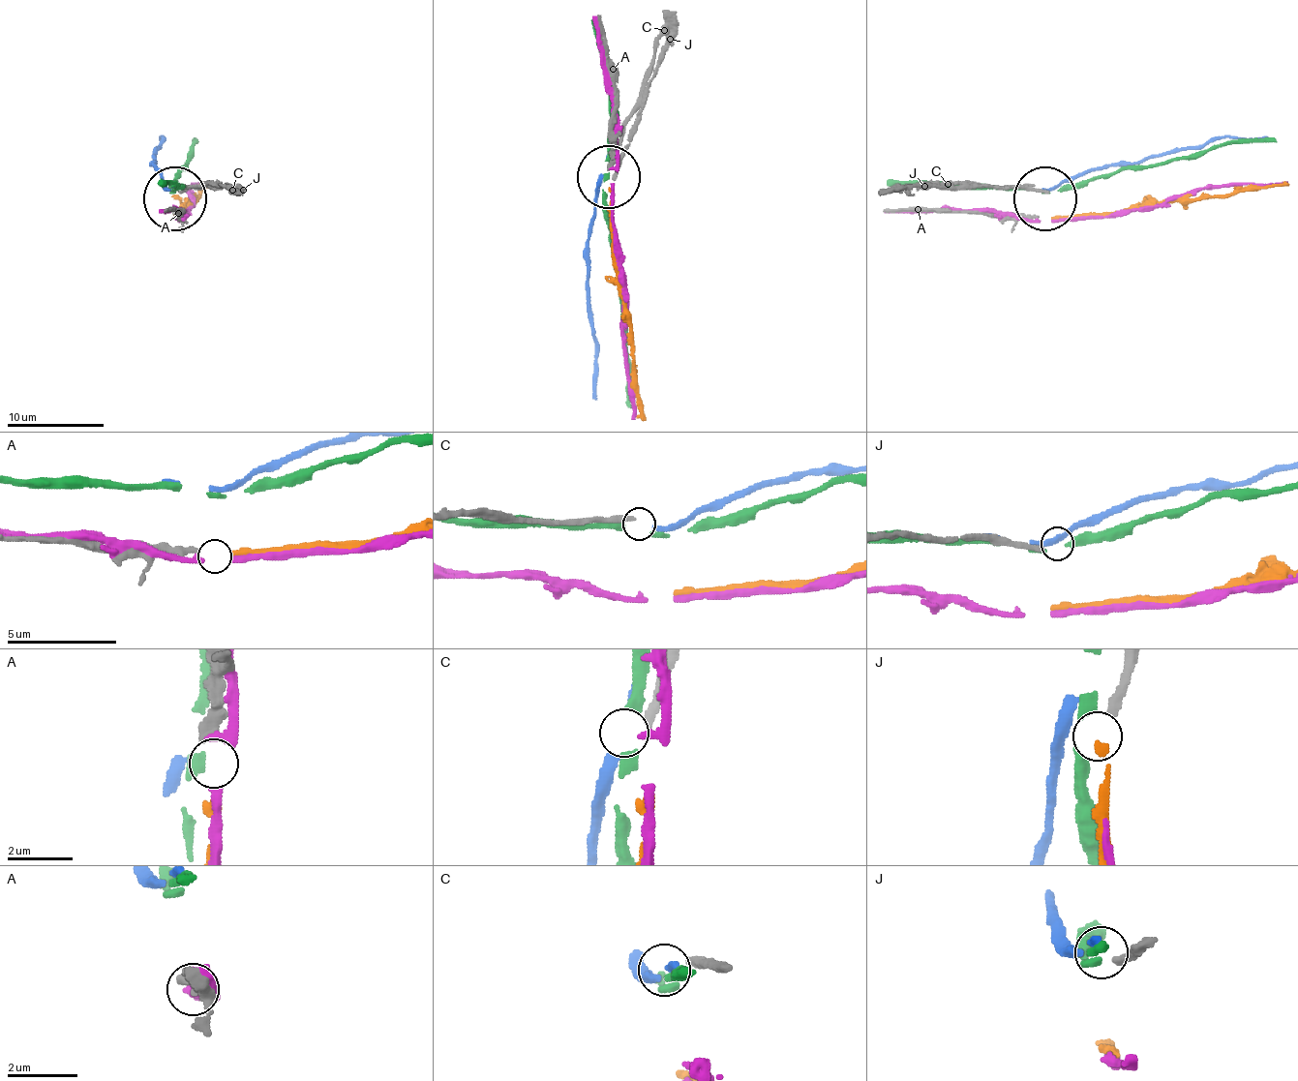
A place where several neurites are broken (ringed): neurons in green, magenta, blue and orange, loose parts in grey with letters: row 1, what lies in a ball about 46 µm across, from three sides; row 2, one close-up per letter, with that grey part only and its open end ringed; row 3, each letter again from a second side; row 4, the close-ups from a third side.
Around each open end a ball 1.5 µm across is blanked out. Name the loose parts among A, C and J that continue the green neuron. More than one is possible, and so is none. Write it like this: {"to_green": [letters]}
{"to_green": []}

